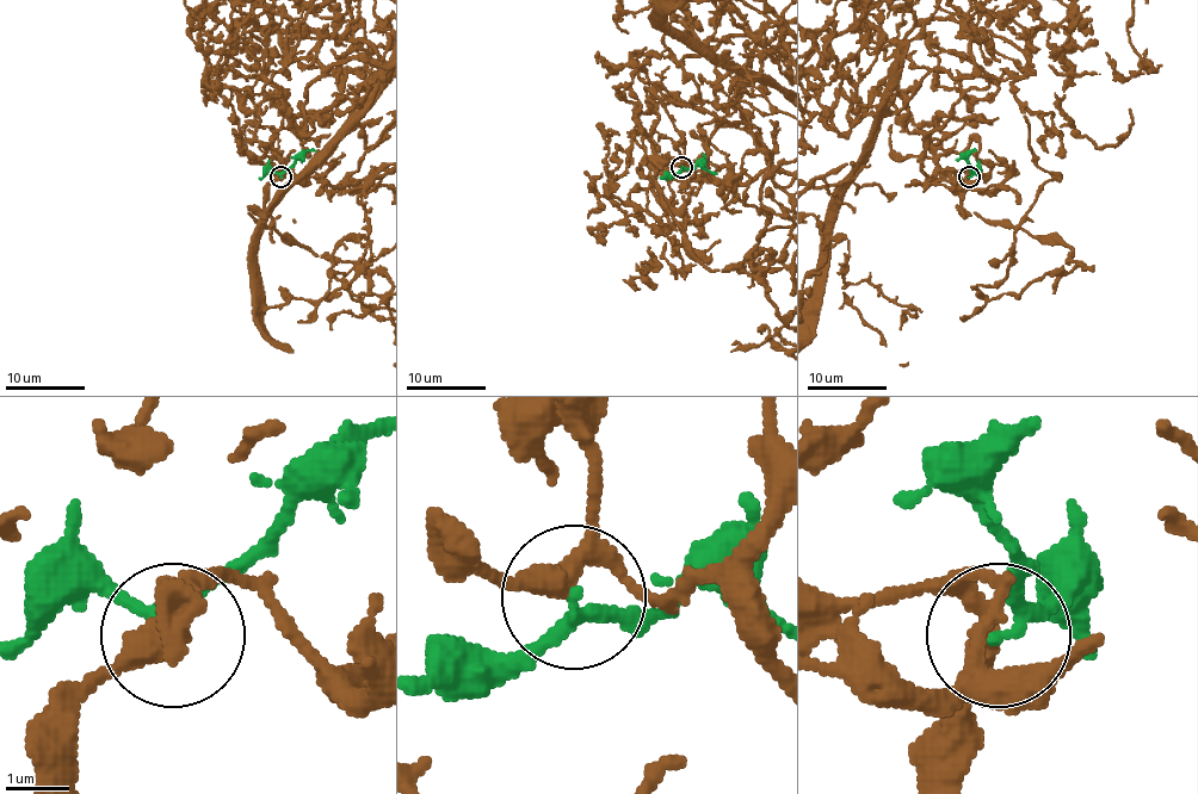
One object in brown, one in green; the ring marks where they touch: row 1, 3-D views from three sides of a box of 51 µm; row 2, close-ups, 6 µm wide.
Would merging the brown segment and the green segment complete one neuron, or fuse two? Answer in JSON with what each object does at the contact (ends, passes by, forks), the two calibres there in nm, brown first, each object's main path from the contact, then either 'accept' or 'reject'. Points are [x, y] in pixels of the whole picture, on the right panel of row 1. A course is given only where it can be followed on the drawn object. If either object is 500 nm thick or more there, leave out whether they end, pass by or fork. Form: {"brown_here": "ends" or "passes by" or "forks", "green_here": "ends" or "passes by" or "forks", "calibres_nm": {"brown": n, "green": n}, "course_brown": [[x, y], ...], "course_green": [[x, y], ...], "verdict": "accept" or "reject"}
{"brown_here": "passes by", "green_here": "passes by", "calibres_nm": {"brown": 320, "green": 190}, "course_brown": [[968, 175], [928, 175], [925, 138], [988, 80], [931, 72], [840, 198], [814, 332]], "course_green": [[968, 175], [968, 157], [976, 150]], "verdict": "reject"}

